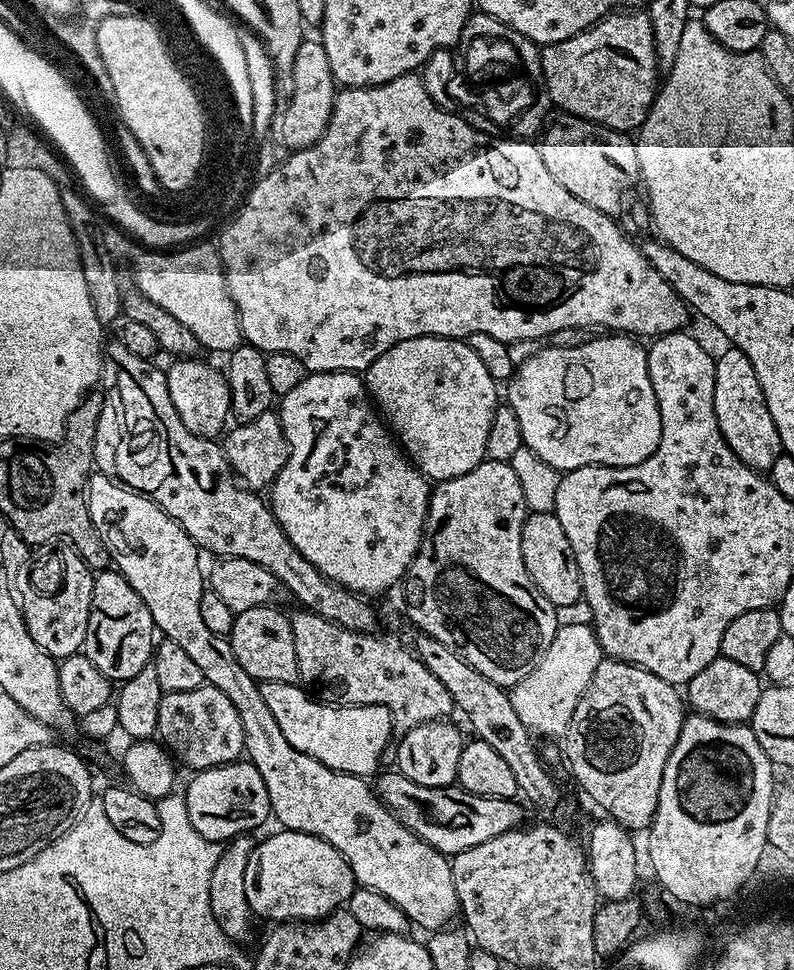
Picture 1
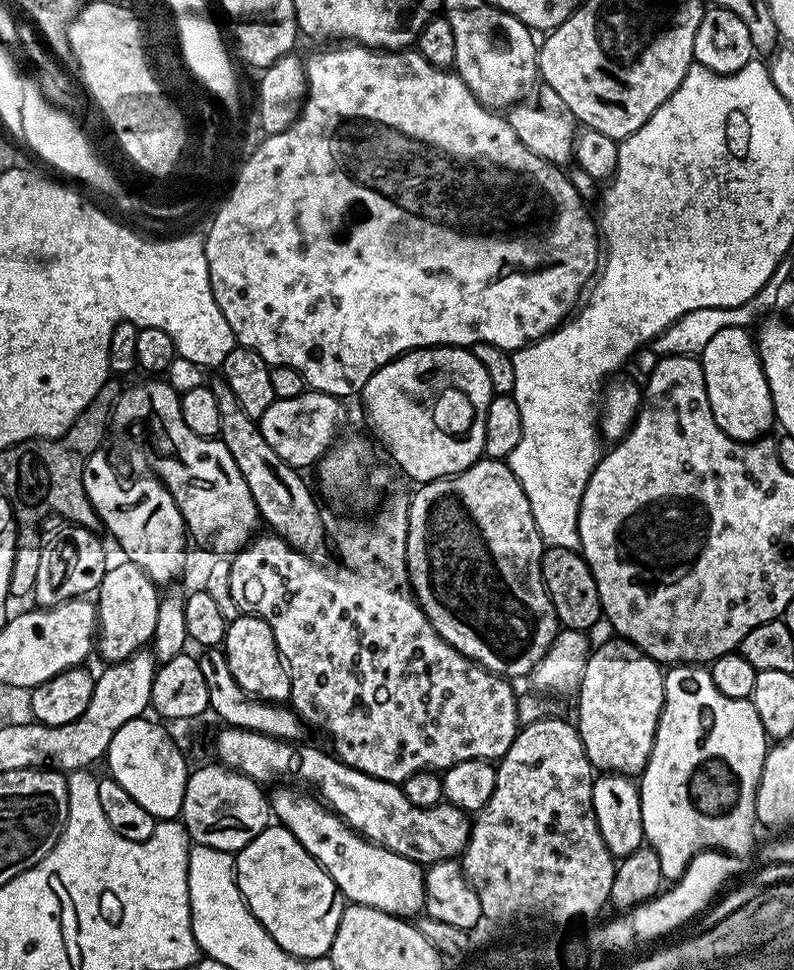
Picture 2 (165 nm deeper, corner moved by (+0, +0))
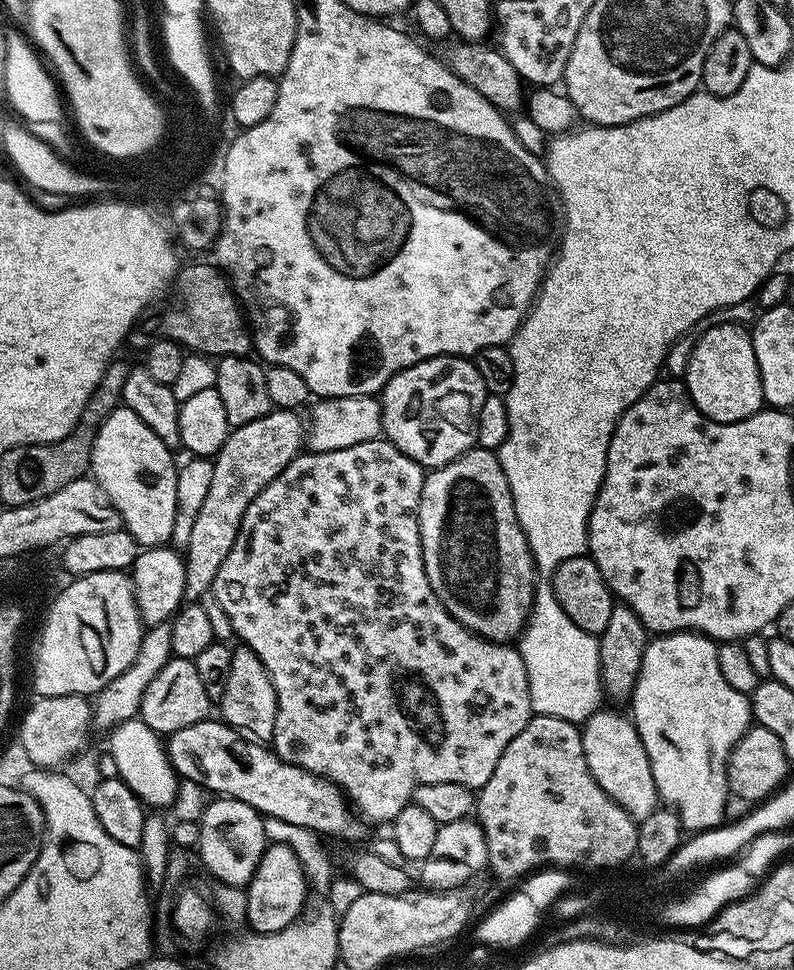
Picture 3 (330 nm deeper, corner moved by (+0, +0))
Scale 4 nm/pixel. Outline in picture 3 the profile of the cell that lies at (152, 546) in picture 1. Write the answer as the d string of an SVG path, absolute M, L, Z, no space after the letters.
M123 406L112 411L96 430L96 440L92 444L91 479L95 480L106 498L110 498L112 505L120 511L123 527L135 538L141 549L159 548L172 539L178 469L177 462L172 461L172 454L173 449L134 410Z

